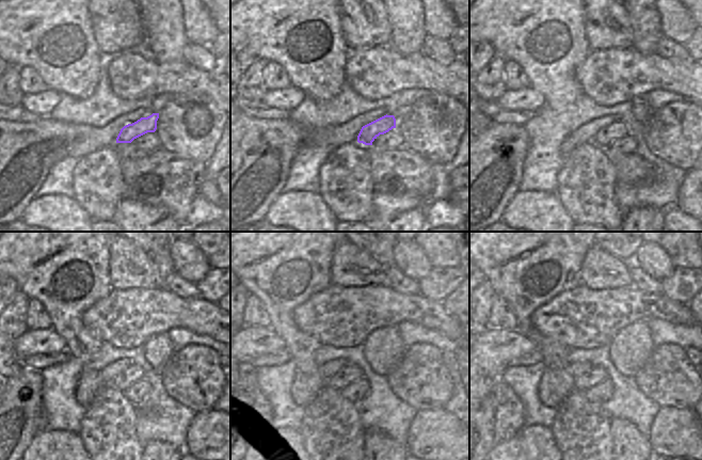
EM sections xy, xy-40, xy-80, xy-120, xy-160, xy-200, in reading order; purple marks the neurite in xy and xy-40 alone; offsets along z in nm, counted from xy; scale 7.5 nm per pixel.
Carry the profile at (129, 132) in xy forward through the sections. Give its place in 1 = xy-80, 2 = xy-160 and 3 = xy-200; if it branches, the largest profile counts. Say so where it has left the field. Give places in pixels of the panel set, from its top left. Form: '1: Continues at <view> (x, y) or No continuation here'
1: Continues at xy-80 (618, 129)
2: Continues at xy-160 (346, 377)
3: Continues at xy-200 (596, 375).

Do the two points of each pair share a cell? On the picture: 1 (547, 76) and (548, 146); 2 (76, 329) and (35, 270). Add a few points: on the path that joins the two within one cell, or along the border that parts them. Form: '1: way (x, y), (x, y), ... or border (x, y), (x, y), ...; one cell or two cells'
1: border (545, 104), (559, 112), (564, 111), (572, 105); two cells
2: way (61, 314), (40, 292), (40, 285); one cell

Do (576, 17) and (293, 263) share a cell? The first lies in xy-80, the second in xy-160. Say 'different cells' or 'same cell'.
same cell

